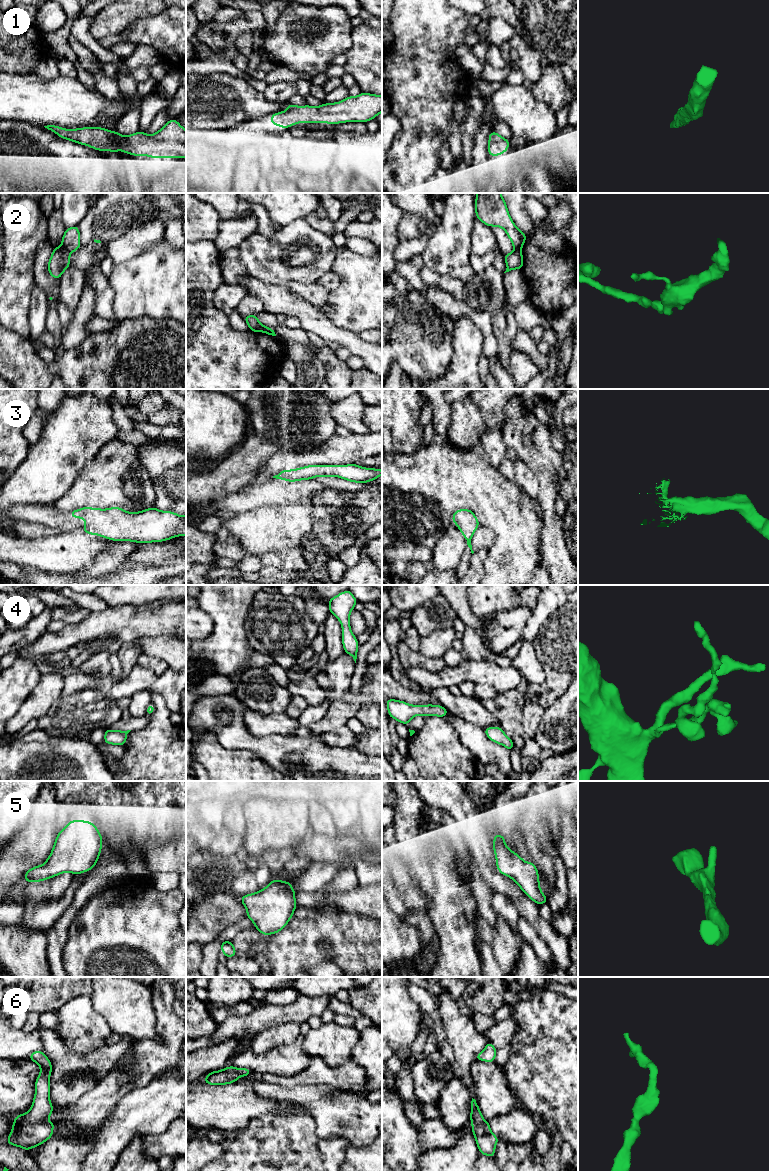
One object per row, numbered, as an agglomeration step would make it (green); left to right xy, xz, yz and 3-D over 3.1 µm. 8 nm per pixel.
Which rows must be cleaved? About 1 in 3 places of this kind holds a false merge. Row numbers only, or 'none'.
2

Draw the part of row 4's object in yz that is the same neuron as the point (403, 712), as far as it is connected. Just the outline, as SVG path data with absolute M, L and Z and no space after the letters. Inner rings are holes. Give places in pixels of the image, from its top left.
M386 699L386 703L388 715L405 725L416 715L445 717L449 712L441 705L410 705L404 701L394 699Z

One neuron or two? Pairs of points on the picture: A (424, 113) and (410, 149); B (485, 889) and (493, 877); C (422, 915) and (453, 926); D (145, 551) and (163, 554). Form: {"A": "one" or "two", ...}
{"A": "one", "B": "two", "C": "two", "D": "one"}

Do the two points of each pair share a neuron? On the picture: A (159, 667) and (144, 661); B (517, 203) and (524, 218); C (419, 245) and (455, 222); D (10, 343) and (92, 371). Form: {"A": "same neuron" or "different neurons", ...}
{"A": "same neuron", "B": "same neuron", "C": "different neurons", "D": "same neuron"}

